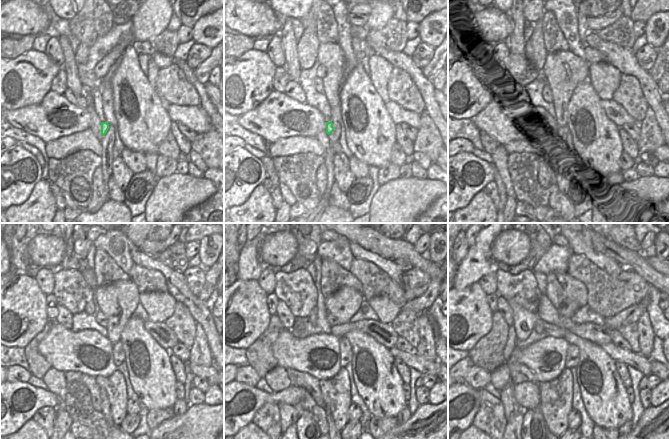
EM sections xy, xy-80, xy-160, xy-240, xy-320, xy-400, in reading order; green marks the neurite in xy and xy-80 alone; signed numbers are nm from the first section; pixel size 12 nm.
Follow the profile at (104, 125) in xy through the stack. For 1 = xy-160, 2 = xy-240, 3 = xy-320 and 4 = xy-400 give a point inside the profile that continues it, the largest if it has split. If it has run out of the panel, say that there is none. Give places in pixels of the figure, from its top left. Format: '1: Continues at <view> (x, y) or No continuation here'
1: Continues at xy-160 (561, 130)
2: Continues at xy-240 (119, 357)
3: Continues at xy-320 (345, 350)
4: Continues at xy-400 (572, 355)

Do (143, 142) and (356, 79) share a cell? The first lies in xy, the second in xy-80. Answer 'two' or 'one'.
one

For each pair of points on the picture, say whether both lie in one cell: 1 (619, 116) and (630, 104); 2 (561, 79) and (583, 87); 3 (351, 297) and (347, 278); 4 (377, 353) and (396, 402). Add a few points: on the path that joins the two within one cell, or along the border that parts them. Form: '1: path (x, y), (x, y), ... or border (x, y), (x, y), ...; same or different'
1: border (612, 99), (636, 121); different
2: border (588, 76), (574, 89), (566, 106); different
3: border (361, 292), (349, 286), (342, 286), (328, 296); different
4: path (377, 365), (379, 384), (384, 390); same

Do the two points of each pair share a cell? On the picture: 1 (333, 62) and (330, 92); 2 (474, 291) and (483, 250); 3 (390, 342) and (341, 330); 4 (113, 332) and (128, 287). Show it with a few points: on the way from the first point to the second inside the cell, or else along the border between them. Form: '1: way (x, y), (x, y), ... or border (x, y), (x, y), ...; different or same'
1: way (333, 69), (332, 85); same
2: border (477, 281), (458, 290); different
3: way (378, 335), (371, 332), (365, 326), (353, 326); same
4: way (121, 321), (123, 298); same

